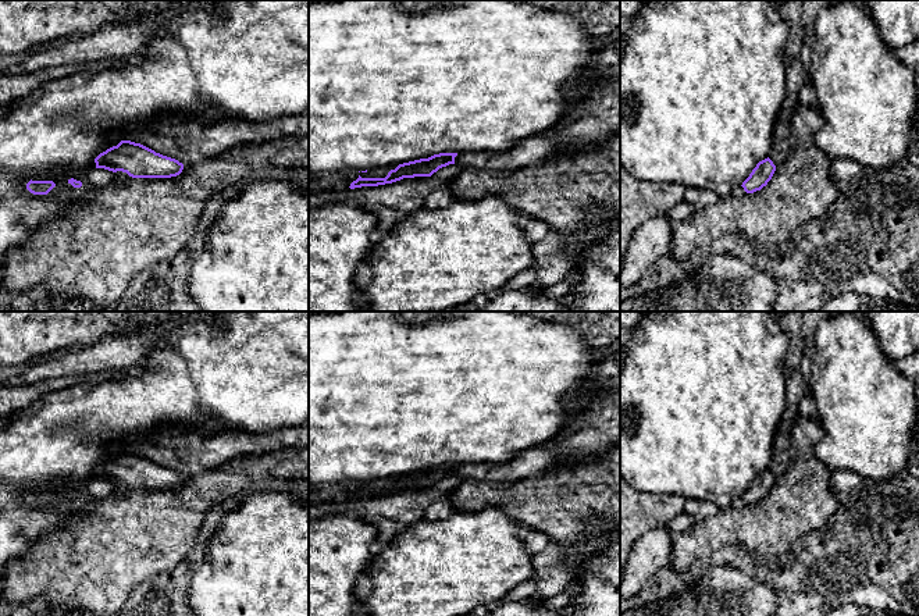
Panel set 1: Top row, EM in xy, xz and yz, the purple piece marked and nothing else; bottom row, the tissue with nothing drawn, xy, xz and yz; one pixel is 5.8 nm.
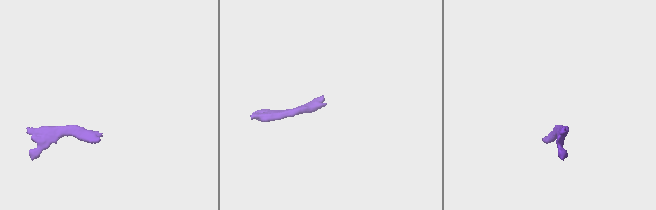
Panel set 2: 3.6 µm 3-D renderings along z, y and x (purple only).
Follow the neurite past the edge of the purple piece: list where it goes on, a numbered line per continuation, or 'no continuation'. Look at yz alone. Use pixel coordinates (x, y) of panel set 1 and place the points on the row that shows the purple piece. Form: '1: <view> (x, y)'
no continuation

